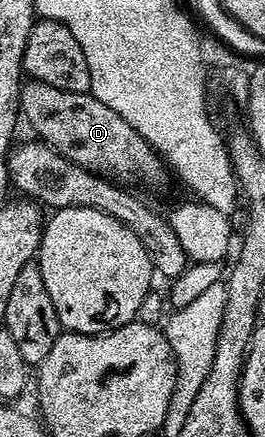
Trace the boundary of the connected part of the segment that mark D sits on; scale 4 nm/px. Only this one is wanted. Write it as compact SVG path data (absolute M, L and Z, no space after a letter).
M30 79L22 83L20 104L22 117L27 118L36 135L84 170L102 176L121 176L120 181L125 184L133 184L129 182L136 178L149 186L164 180L167 166L161 155L127 120L93 94L71 92Z

